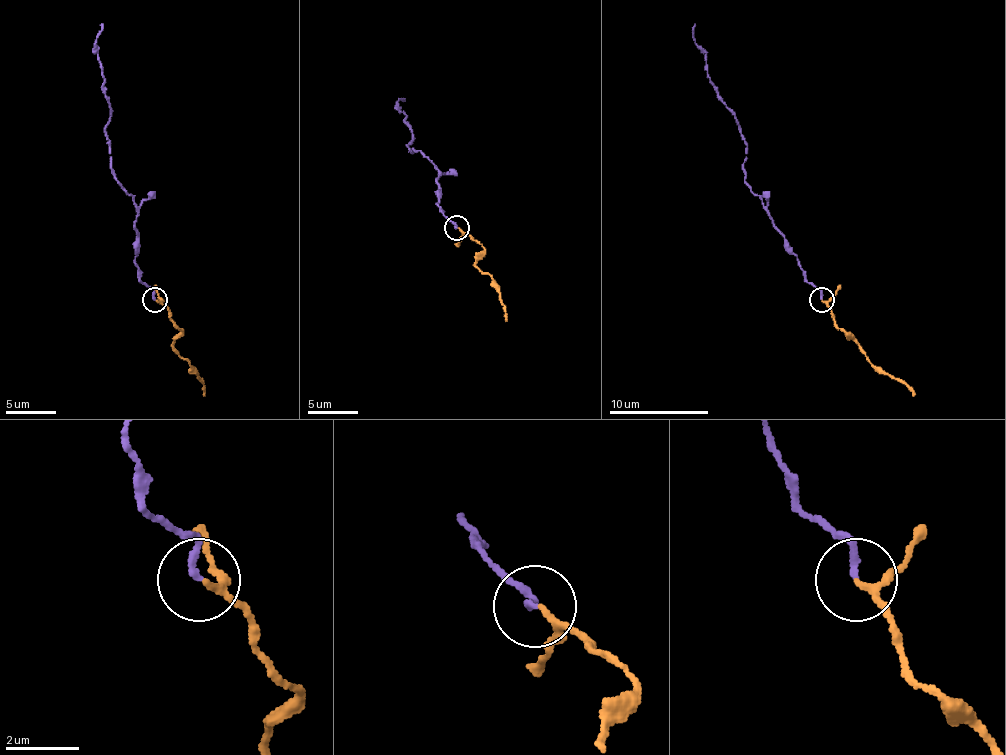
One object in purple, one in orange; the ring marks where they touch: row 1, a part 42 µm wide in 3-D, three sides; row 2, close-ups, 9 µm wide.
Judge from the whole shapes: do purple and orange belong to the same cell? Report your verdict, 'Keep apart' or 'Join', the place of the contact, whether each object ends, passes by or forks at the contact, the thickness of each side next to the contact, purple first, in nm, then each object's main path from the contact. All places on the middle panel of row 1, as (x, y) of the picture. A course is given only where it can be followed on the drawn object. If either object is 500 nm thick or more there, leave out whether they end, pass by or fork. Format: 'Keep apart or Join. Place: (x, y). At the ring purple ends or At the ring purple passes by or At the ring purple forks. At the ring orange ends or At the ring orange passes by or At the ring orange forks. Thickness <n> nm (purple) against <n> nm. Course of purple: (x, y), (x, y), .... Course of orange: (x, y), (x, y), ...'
Join. Place: (457, 228). At the ring purple ends. At the ring orange passes by. Thickness 190 nm (purple) against 140 nm. Course of purple: (456, 228), (436, 203), (436, 168), (406, 146), (411, 129), (399, 111), (399, 101), (404, 101). Course of orange: (459, 228), (483, 248), (476, 265), (493, 280), (506, 320)

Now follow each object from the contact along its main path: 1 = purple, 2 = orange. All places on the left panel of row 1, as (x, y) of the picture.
1: (154, 299), (139, 279), (134, 262), (134, 200), (117, 180), (104, 127), (109, 100), (97, 53), (102, 23)
2: (157, 299), (181, 331), (174, 349), (191, 366), (204, 396)

